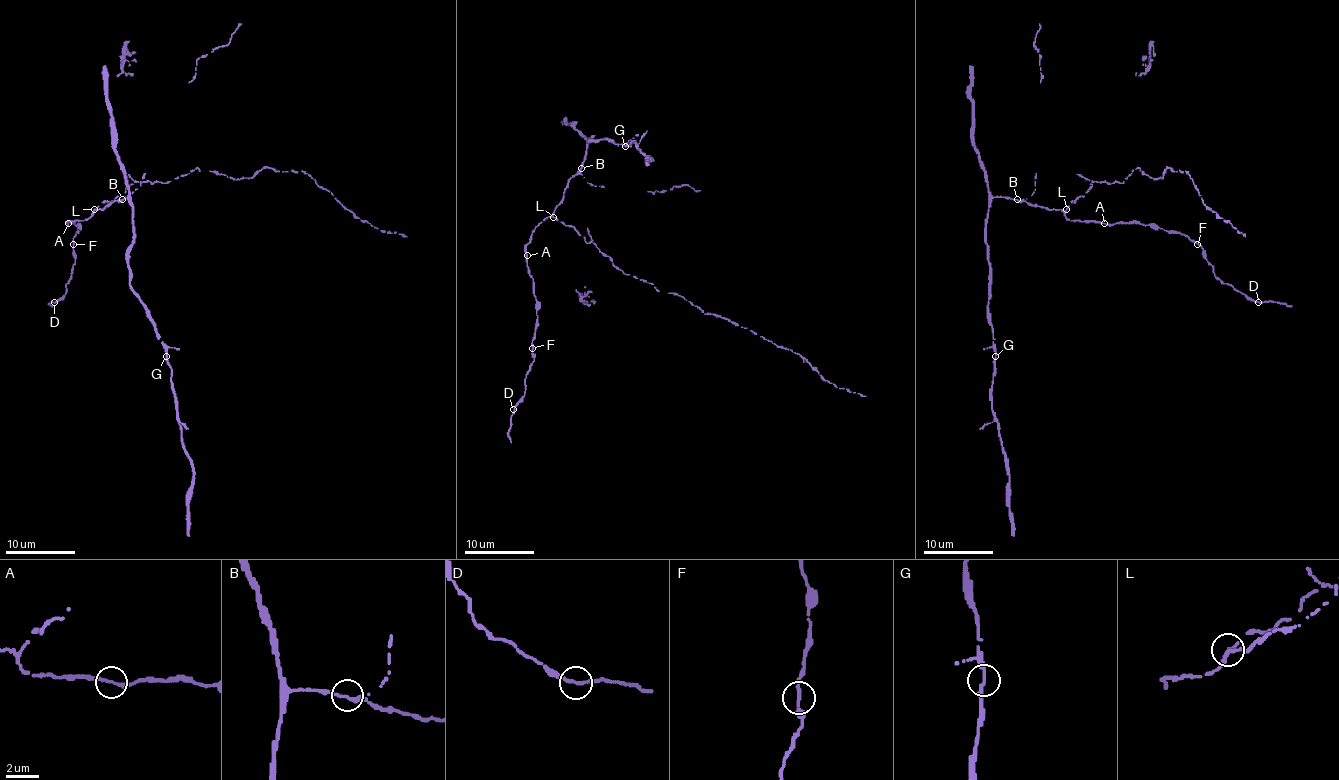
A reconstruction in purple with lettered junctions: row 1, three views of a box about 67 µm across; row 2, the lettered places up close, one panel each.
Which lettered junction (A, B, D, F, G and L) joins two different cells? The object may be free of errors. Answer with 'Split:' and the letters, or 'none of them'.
Split: L

